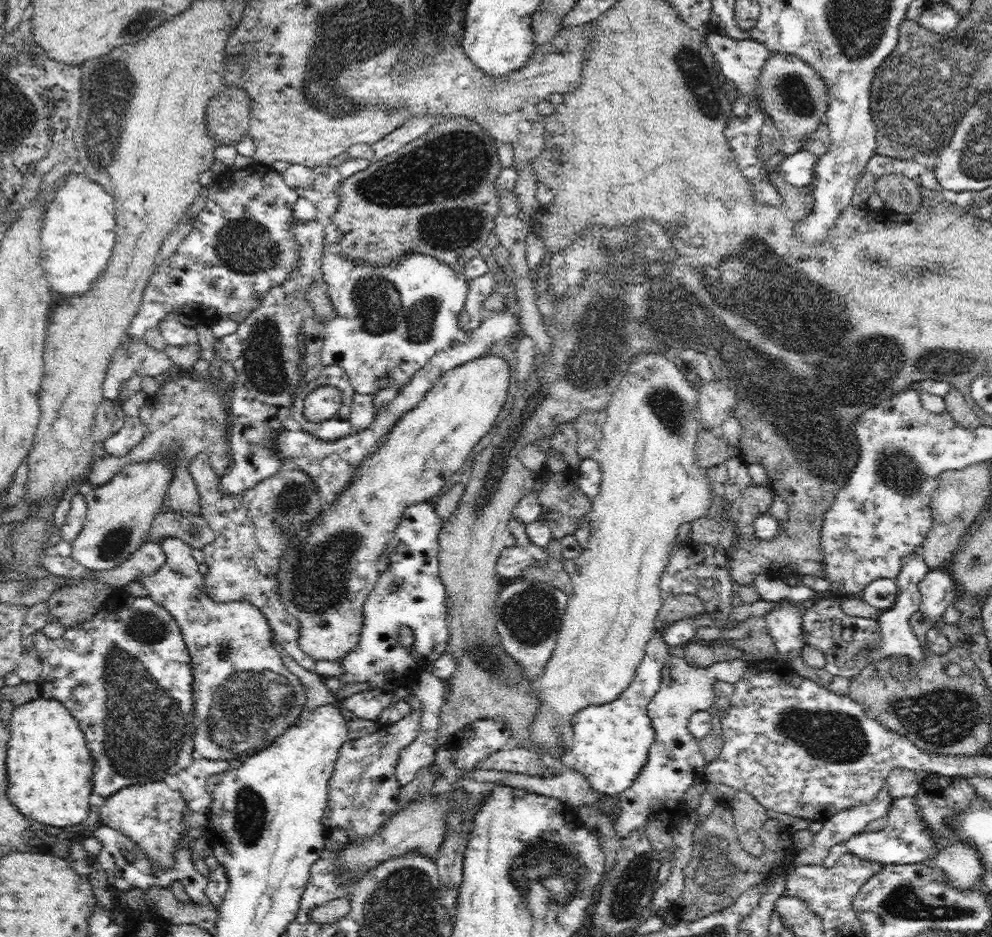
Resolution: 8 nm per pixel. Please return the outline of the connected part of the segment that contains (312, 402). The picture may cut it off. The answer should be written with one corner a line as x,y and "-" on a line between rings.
332,385
315,387
303,401
303,414
310,422
324,422
337,414
340,404
340,389

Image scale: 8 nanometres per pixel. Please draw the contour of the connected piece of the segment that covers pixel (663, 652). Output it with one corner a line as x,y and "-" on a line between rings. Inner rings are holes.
663,630
653,633
630,686
614,702
584,706
572,718
572,743
568,746
576,756
574,769
585,776
593,790
604,795
615,797
632,786
642,771
650,745
654,742
655,730
647,706
660,688
661,670
669,655
670,647
664,641

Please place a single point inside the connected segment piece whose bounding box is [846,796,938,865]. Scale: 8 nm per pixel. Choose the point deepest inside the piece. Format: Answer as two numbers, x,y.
904,839

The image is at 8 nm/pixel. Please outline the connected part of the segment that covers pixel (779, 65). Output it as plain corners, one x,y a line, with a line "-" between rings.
773,53
762,67
757,78
756,102
766,117
770,117
781,130
783,144
781,152
787,157
800,150
805,138
824,121
828,110
828,87
822,77
795,54

